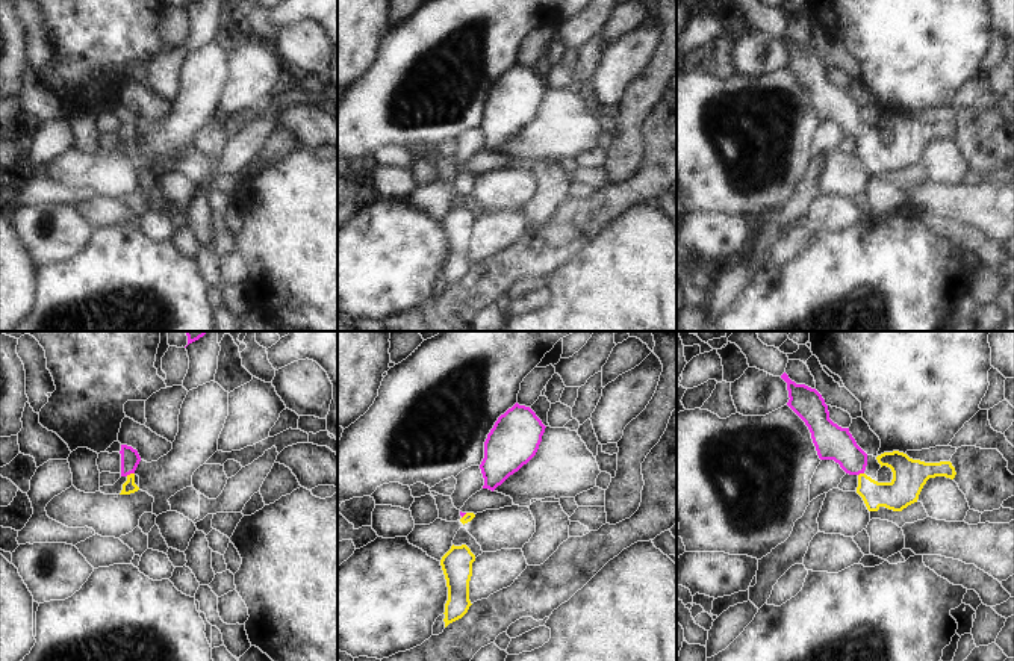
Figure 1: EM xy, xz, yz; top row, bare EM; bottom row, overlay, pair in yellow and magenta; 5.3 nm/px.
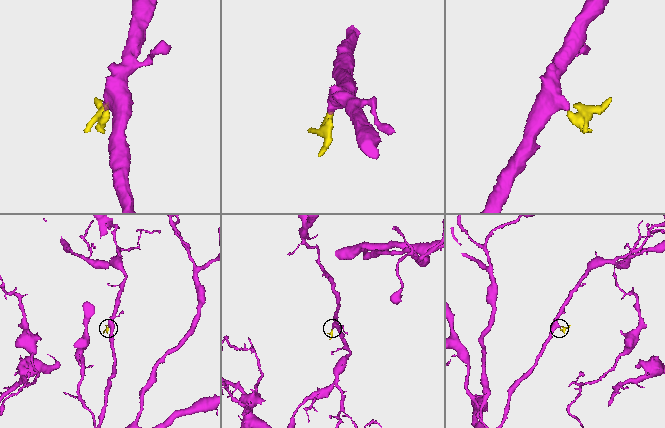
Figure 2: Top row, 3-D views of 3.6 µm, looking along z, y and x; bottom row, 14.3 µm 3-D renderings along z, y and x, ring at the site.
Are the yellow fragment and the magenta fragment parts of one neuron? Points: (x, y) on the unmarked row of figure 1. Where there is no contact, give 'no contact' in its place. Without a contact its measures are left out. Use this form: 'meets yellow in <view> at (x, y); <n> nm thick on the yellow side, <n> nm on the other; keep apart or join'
meets yellow in xy at (130, 135); 70 nm thick on the yellow side, 100 nm on the other; join

